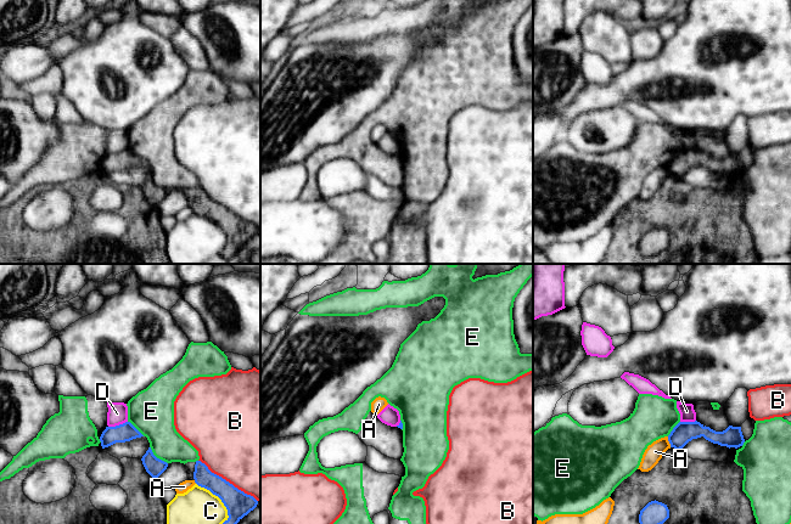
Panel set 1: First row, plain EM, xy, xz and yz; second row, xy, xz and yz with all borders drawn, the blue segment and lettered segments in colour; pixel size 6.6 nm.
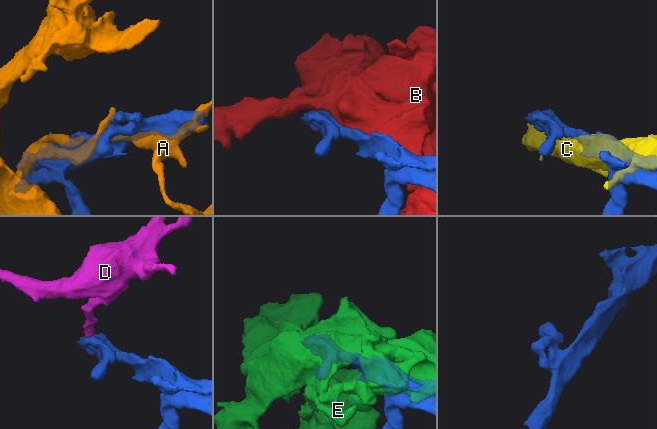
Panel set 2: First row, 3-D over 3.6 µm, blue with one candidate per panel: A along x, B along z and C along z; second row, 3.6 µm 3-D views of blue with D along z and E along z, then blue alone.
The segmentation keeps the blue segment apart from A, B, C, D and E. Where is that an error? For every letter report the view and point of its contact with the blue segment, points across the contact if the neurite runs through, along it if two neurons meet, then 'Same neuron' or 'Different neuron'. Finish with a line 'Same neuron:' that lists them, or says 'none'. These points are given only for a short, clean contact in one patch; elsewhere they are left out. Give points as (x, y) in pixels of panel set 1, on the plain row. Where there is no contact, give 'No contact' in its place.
A: Touches blue at yz (668, 168). Different neuron
B: Touches blue at xy (228, 209). Different neuron
C: Touches blue at xy (222, 229). Different neuron
D: Touches blue at xy (117, 153). Boundary: xy (127, 148), (108, 155). Different neuron
E: Touches blue at xy (156, 185). Different neuron
Same neuron: none

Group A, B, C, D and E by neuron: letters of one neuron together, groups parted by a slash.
A / B / C / D / E

